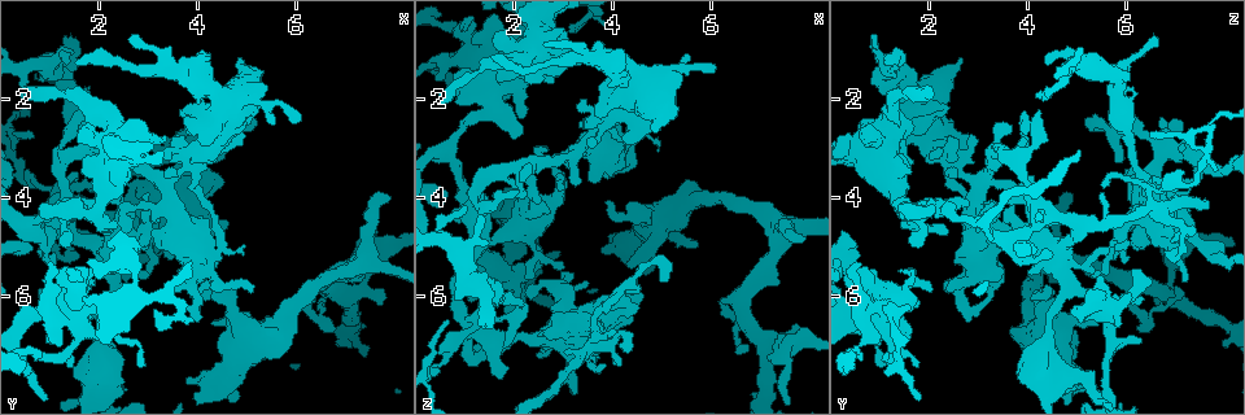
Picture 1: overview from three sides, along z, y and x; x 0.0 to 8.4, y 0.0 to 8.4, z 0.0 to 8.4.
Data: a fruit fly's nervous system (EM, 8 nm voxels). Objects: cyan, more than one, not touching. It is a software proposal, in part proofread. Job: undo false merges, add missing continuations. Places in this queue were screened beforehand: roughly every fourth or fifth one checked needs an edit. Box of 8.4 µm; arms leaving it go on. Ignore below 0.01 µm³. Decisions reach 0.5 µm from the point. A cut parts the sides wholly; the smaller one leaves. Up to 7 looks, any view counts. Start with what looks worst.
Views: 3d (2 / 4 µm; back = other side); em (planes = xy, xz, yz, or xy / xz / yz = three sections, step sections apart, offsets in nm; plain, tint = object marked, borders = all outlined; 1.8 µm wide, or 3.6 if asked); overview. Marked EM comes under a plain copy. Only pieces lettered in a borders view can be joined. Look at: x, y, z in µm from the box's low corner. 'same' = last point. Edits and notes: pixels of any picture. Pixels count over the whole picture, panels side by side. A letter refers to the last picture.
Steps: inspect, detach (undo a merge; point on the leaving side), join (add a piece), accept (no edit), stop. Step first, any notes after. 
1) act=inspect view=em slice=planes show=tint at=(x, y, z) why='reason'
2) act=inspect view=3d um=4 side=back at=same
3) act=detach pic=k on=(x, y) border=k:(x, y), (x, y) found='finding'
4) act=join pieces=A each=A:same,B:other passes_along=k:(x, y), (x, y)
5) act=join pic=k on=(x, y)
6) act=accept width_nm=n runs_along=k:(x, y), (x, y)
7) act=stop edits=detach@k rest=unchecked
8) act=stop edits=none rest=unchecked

act=inspect view=em slice=yz step=4 show=tint at=(1.50, 6.25, 1.15) why='sudden change in width'

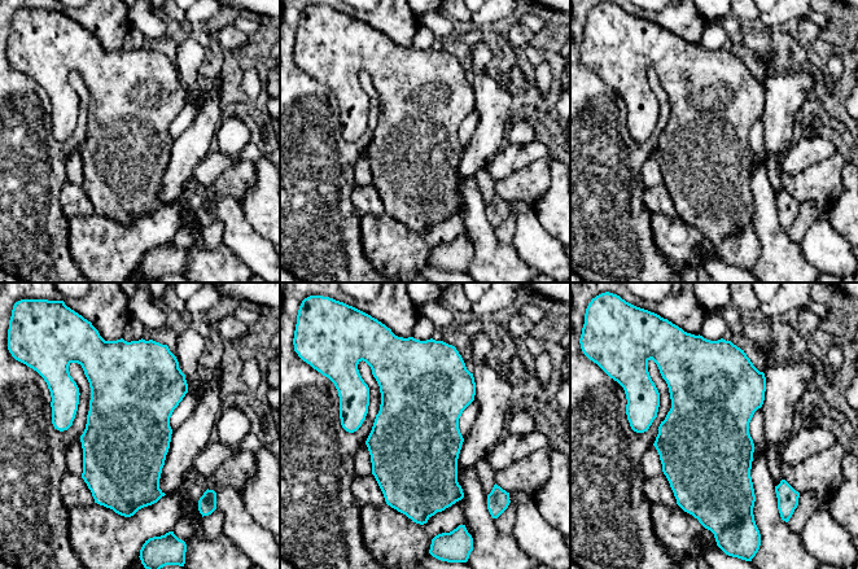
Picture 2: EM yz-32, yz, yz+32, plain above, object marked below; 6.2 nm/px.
act=inspect view=em slice=xz step=16 show=tint at=same why='cut it another way'

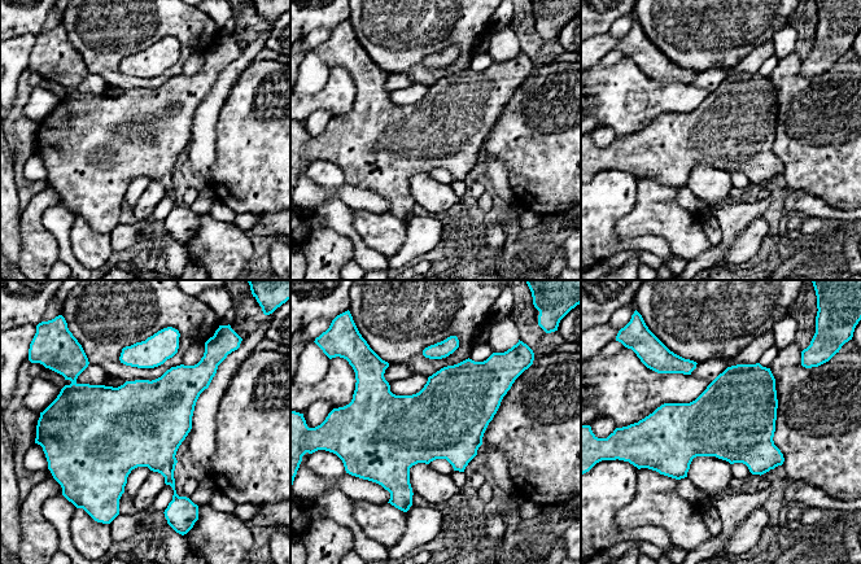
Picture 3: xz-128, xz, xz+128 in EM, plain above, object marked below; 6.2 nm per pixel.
act=inspect view=em slice=xz step=16 show=borders at=same

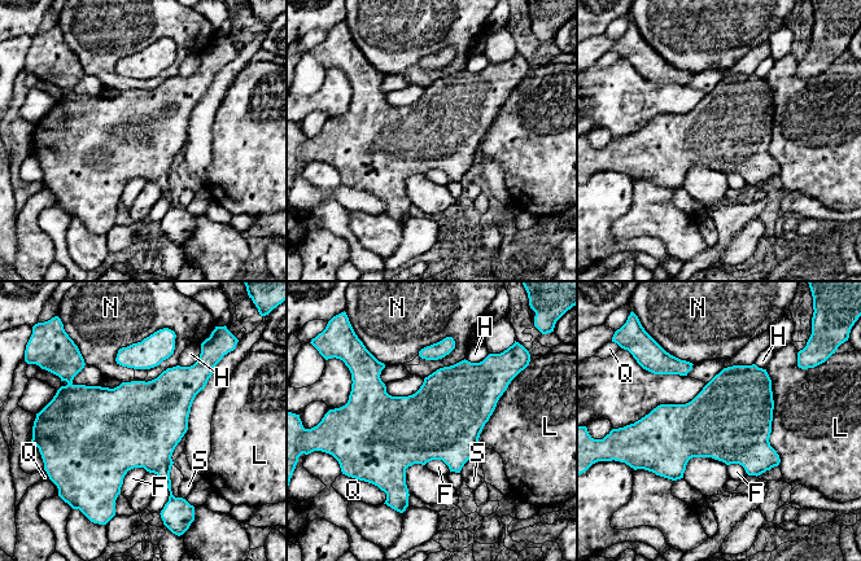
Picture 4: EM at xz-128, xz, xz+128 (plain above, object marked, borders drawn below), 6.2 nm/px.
act=accept width_nm=480 each=F:other,H:other,L:other,N:other,Q:other,S:other found='all the same neuron'

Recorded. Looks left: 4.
act=inspect view=em um=3.6 slice=yz step=4 show=tint at=(2.20, 5.40, 4.65) why='closes a loop'

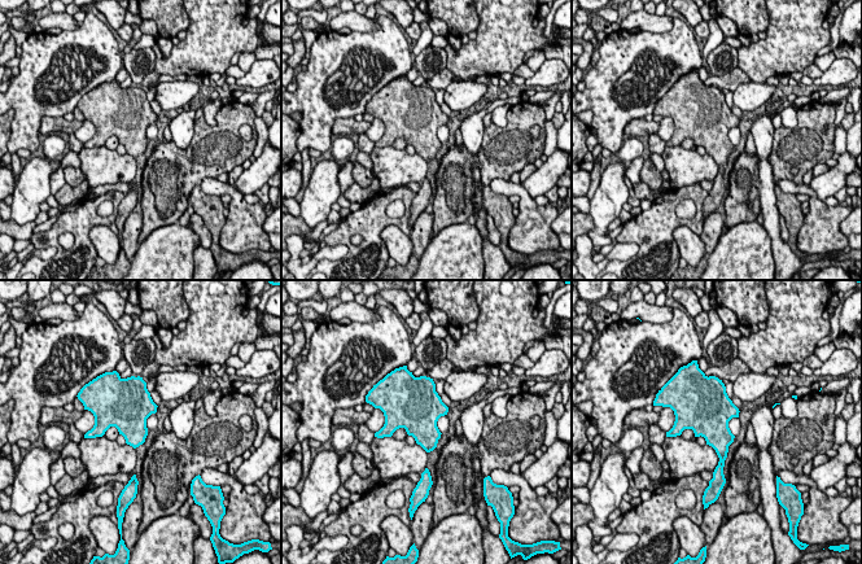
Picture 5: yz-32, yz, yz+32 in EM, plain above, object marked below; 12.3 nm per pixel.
act=inspect view=em um=3.6 slice=xy step=16 show=tint at=same why='another direction'

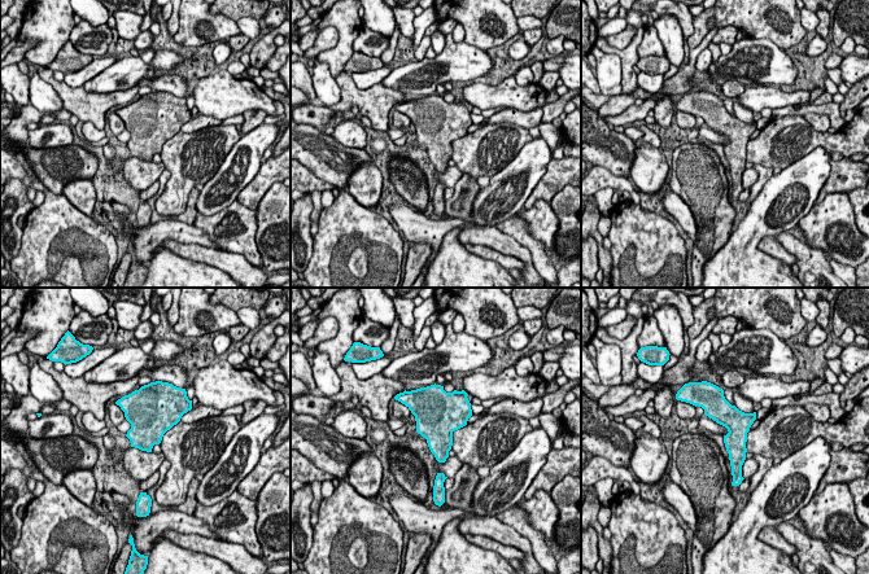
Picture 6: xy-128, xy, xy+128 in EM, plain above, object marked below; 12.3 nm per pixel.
act=inspect view=em um=3.6 slice=xy step=16 show=borders at=same why='what lies round it'

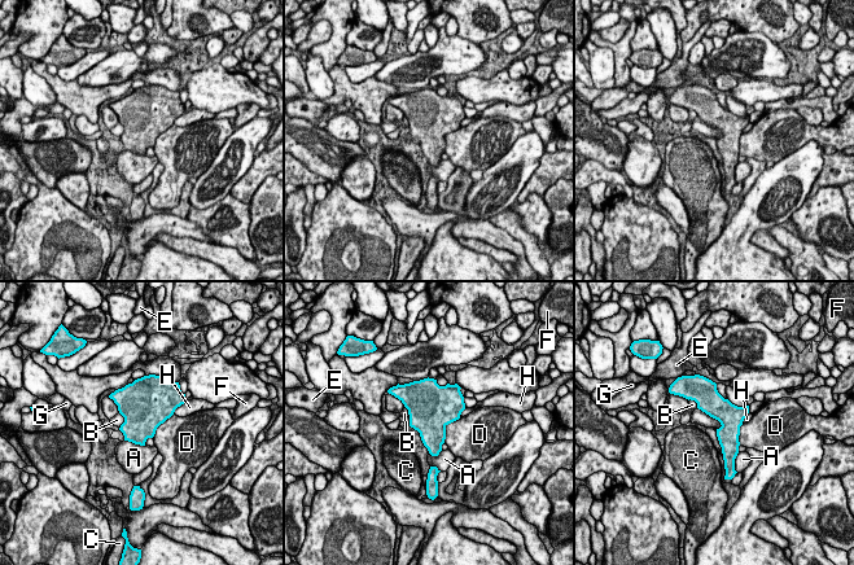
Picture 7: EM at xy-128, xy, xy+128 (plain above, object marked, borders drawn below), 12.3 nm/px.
act=accept each=A:other,B:other,C:other,D:other,E:other,F:other,G:other,H:other found='all the same neuron'

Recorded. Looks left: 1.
act=stop edits=none rest=unchecked

